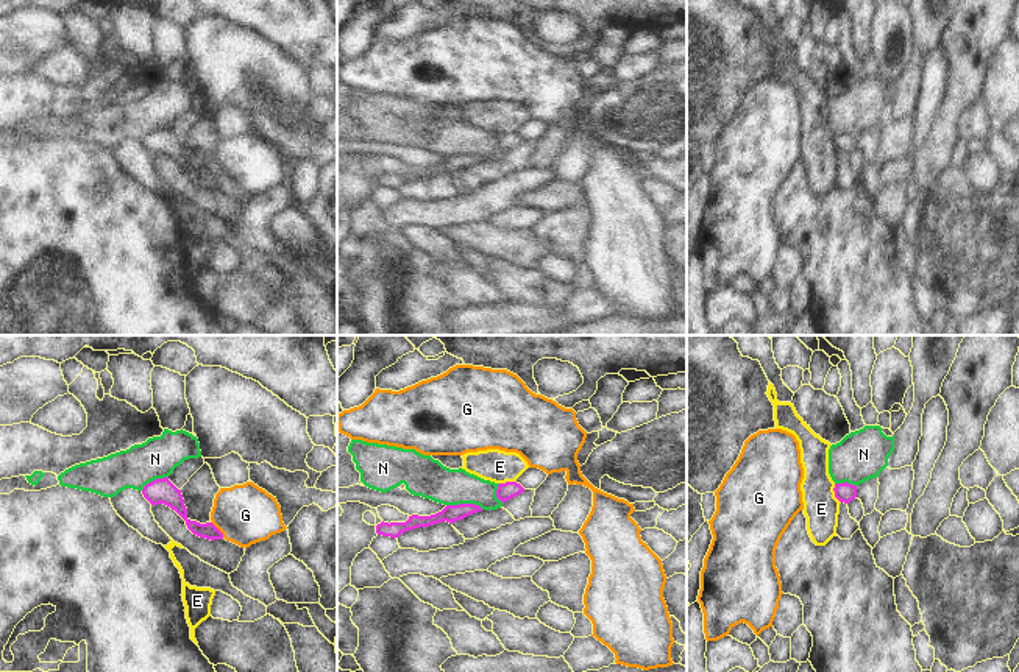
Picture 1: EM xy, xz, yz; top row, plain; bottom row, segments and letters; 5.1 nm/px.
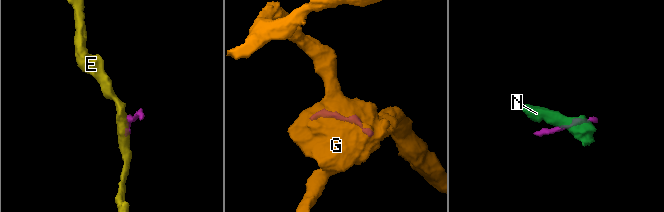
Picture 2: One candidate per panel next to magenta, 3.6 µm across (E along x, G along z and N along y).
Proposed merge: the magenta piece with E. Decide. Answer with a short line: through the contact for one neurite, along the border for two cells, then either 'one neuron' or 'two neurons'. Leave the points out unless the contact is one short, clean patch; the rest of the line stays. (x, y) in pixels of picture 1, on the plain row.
line yz (834, 136), (834, 145), (840, 153); two neurons

